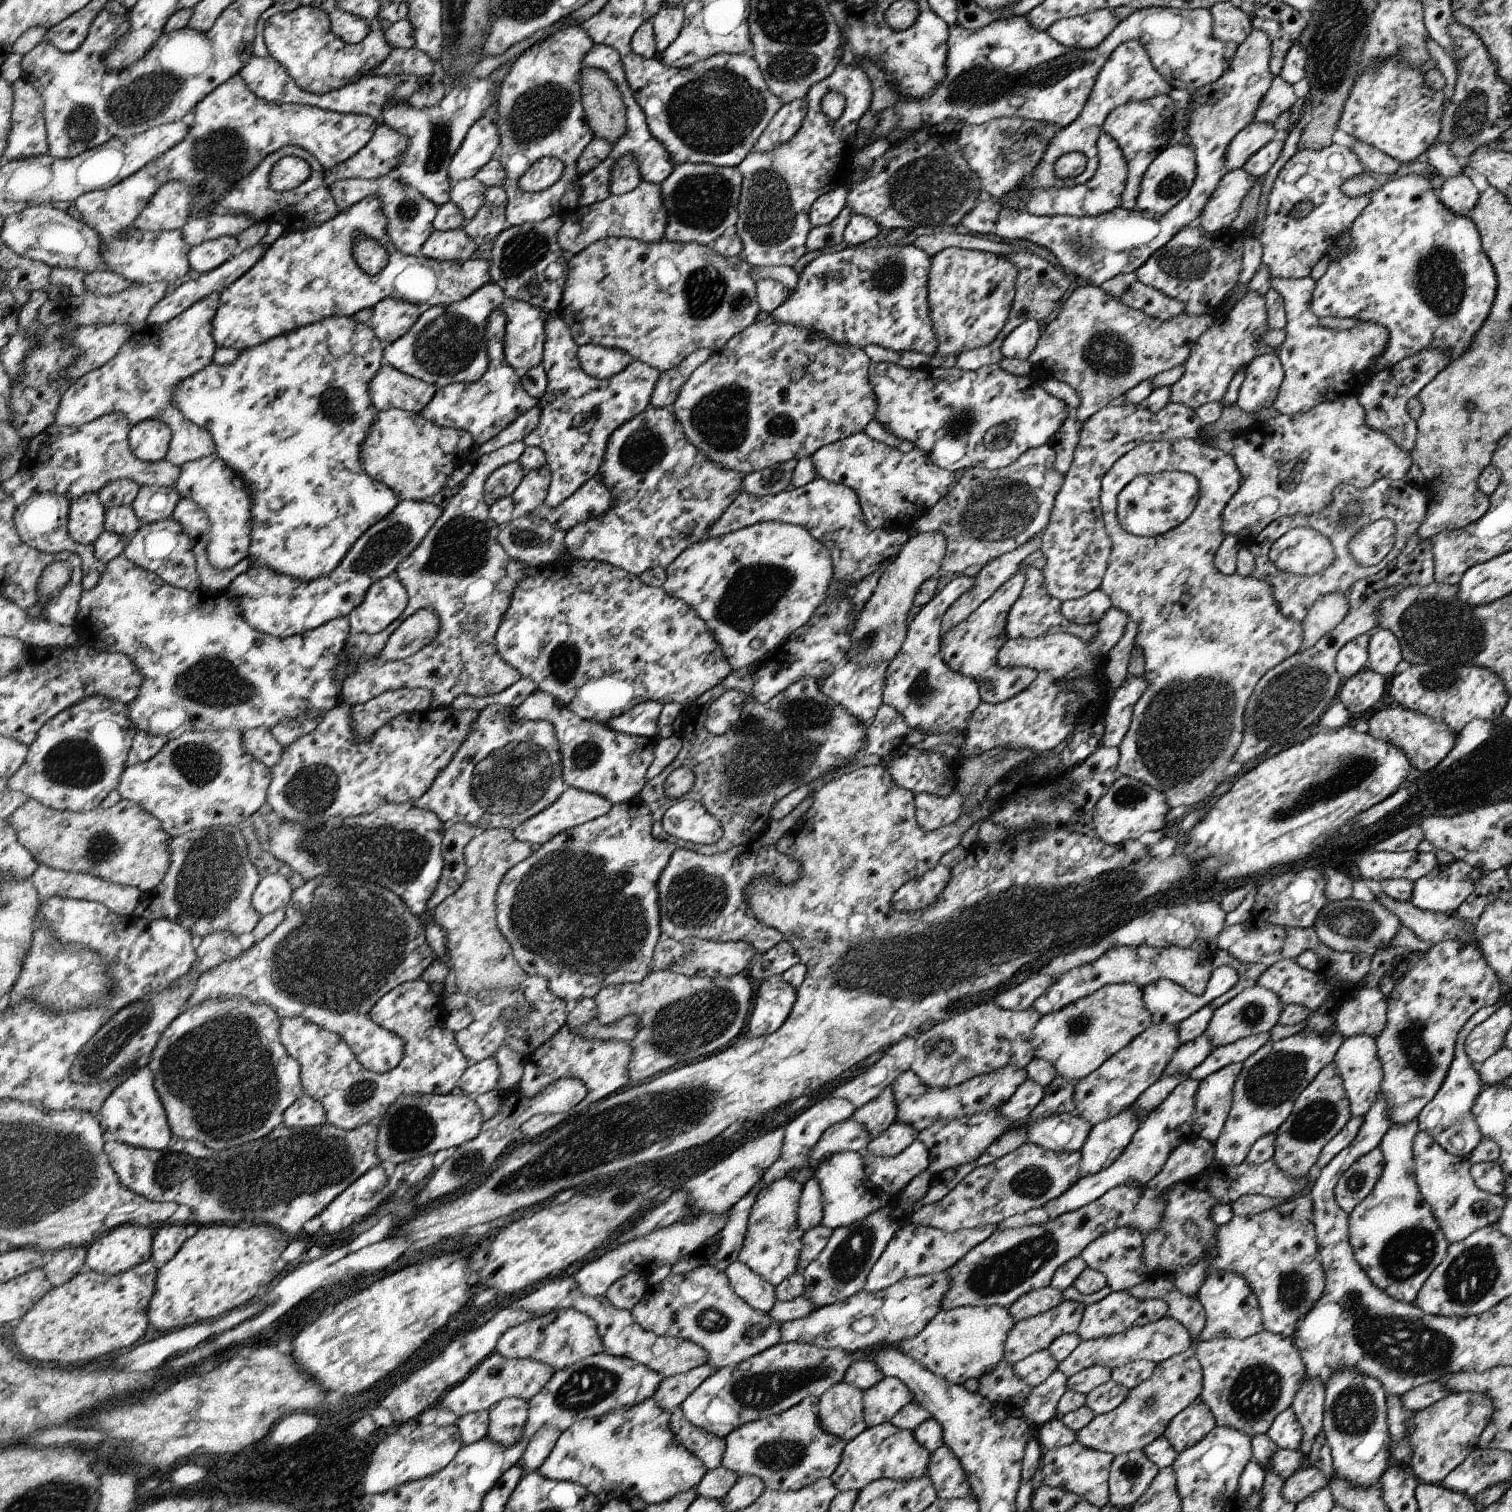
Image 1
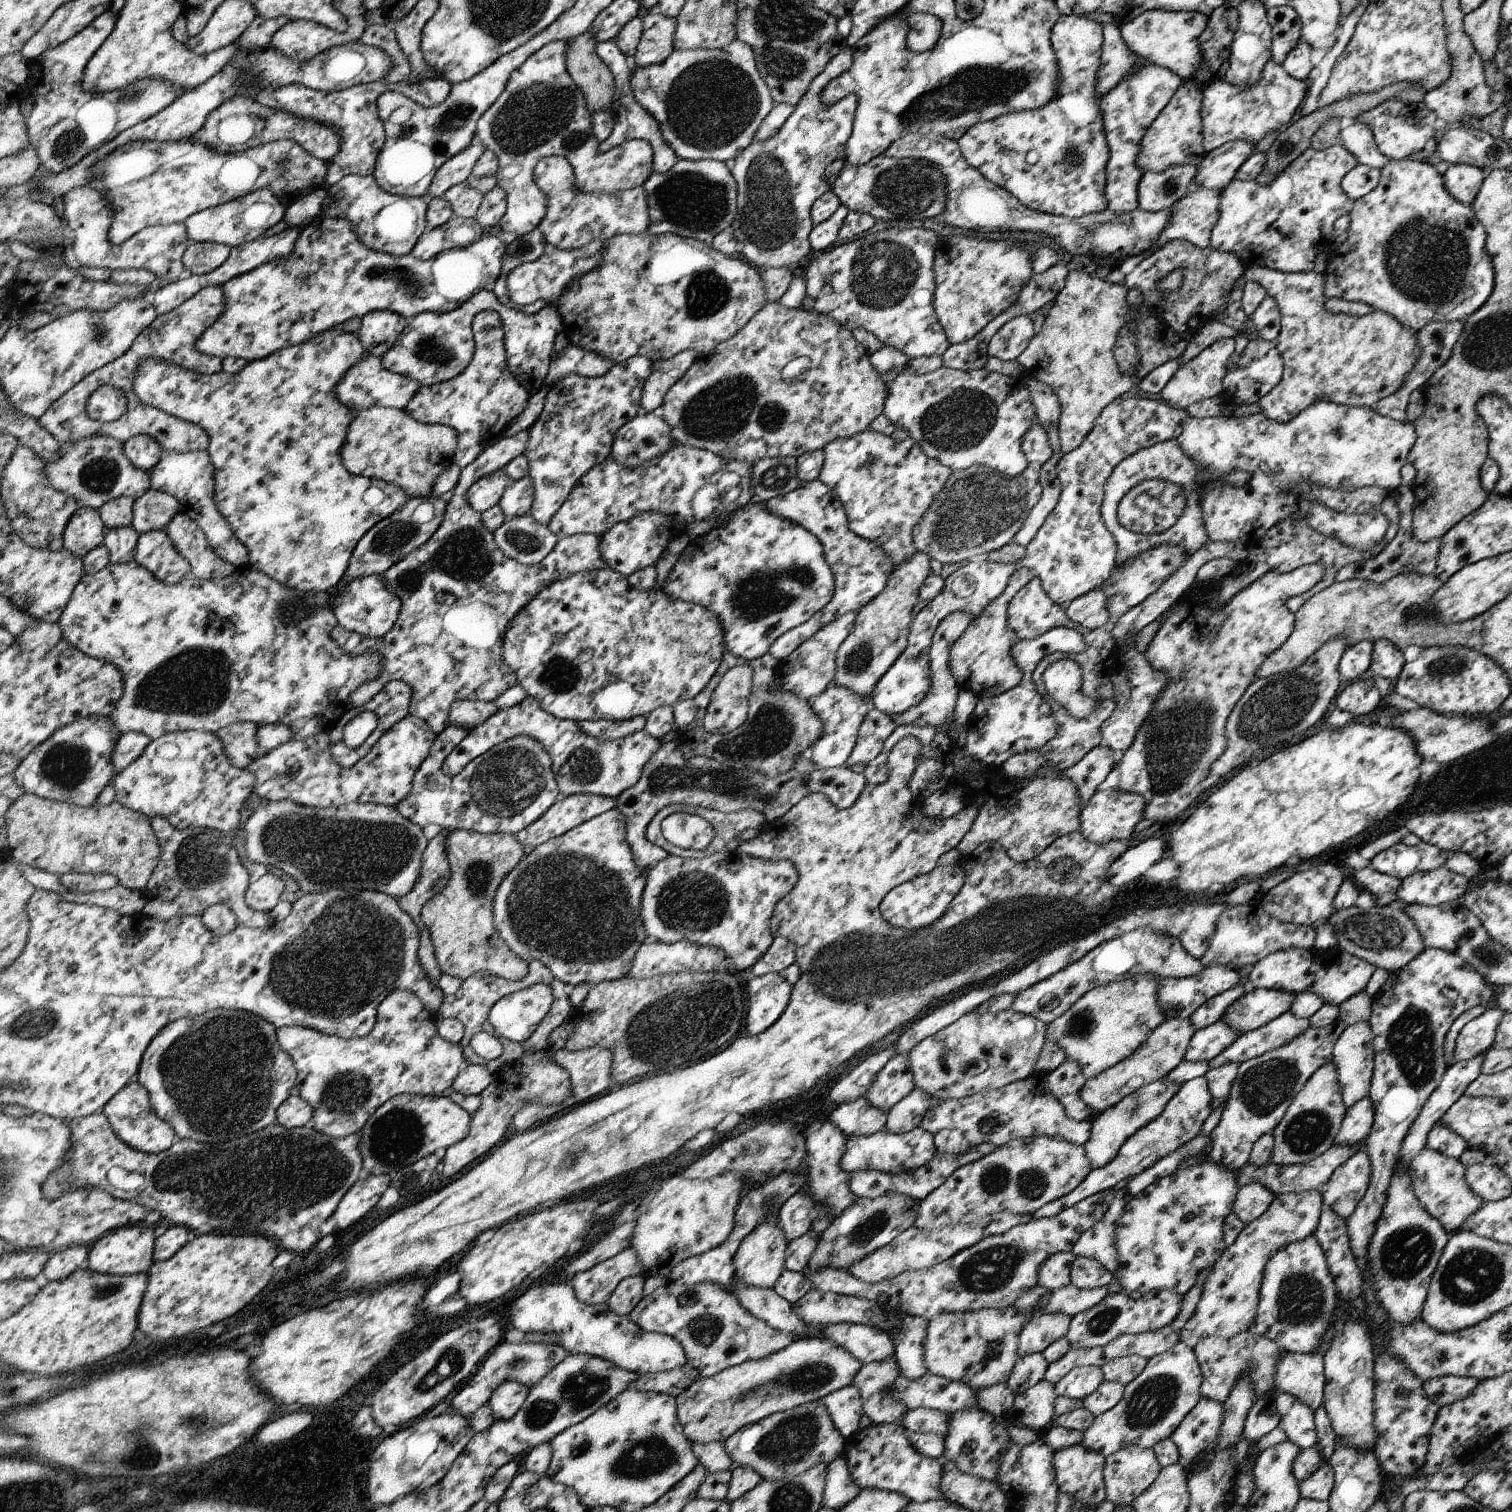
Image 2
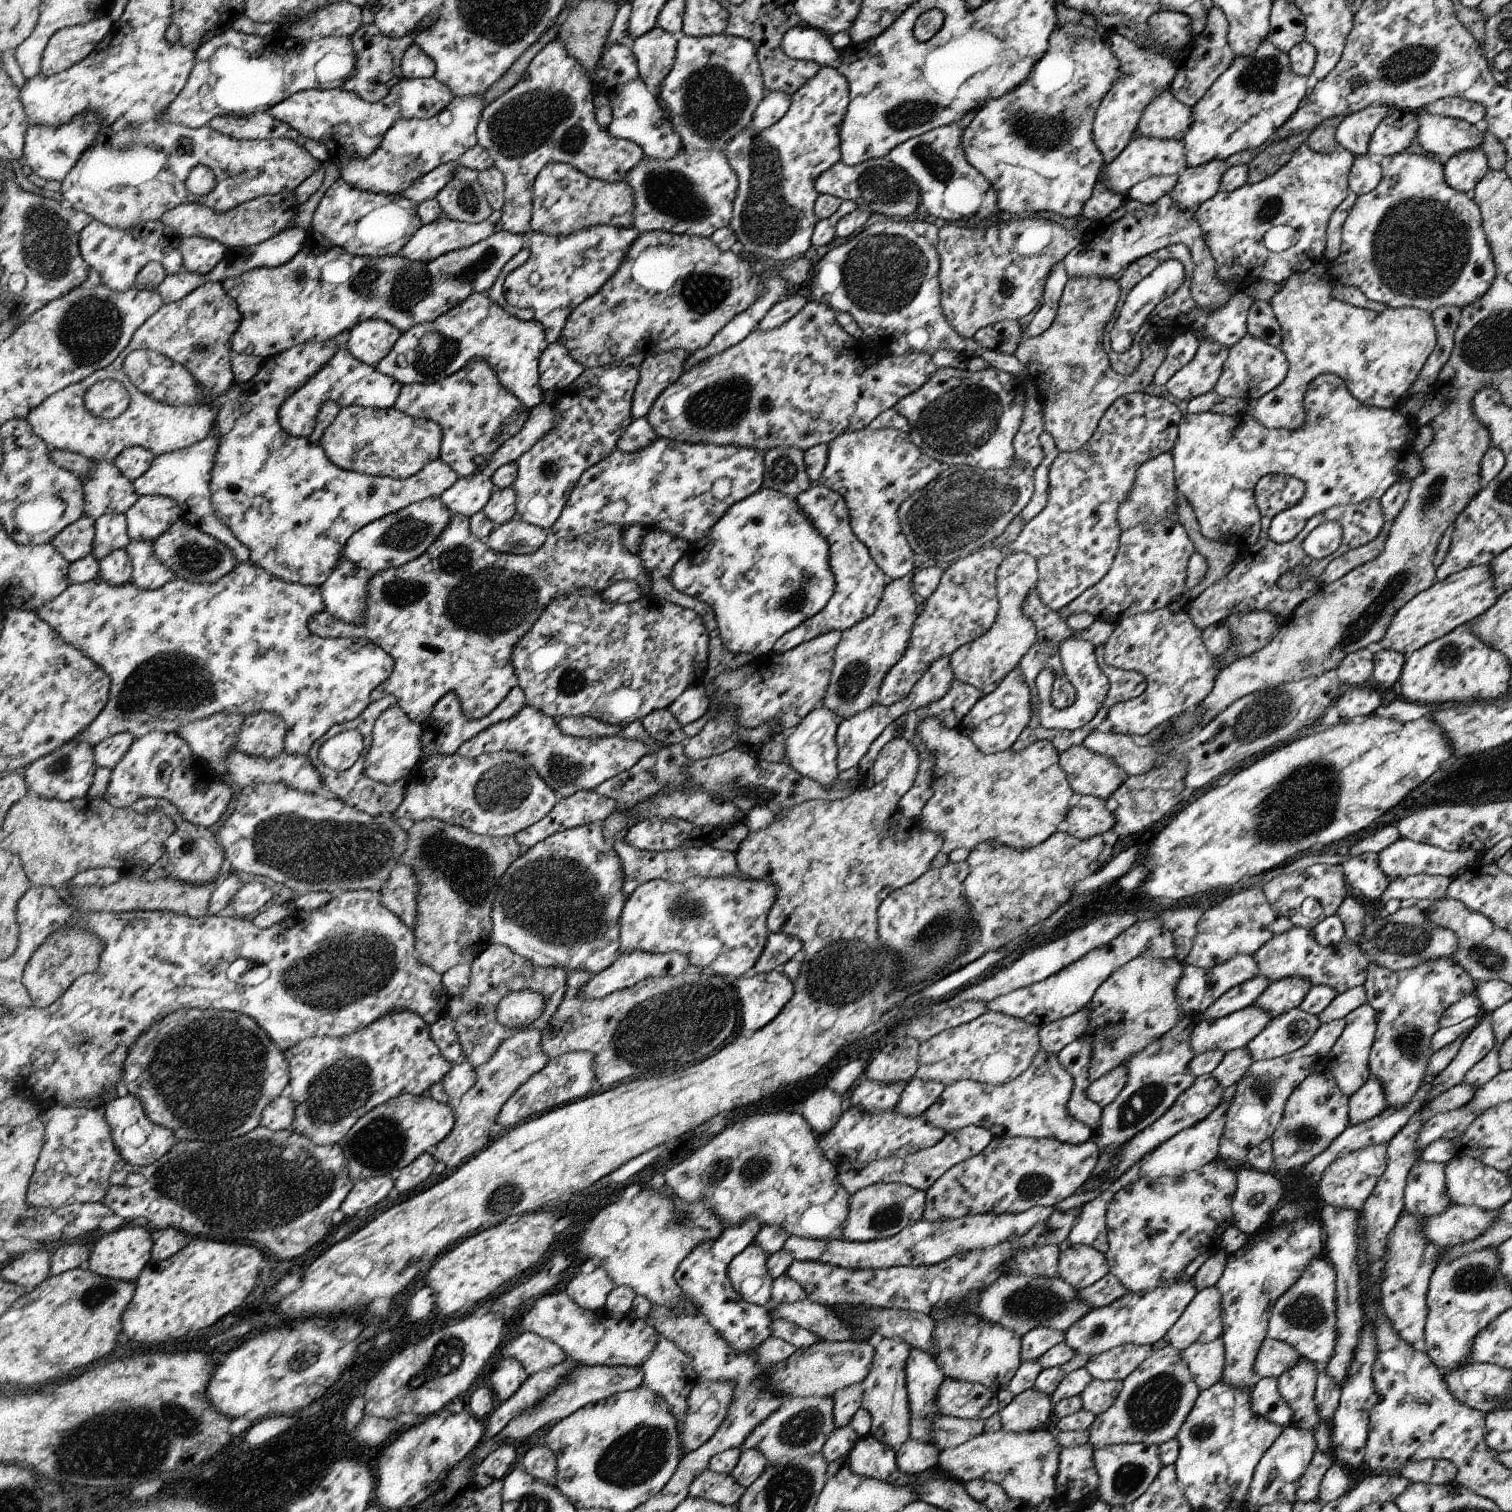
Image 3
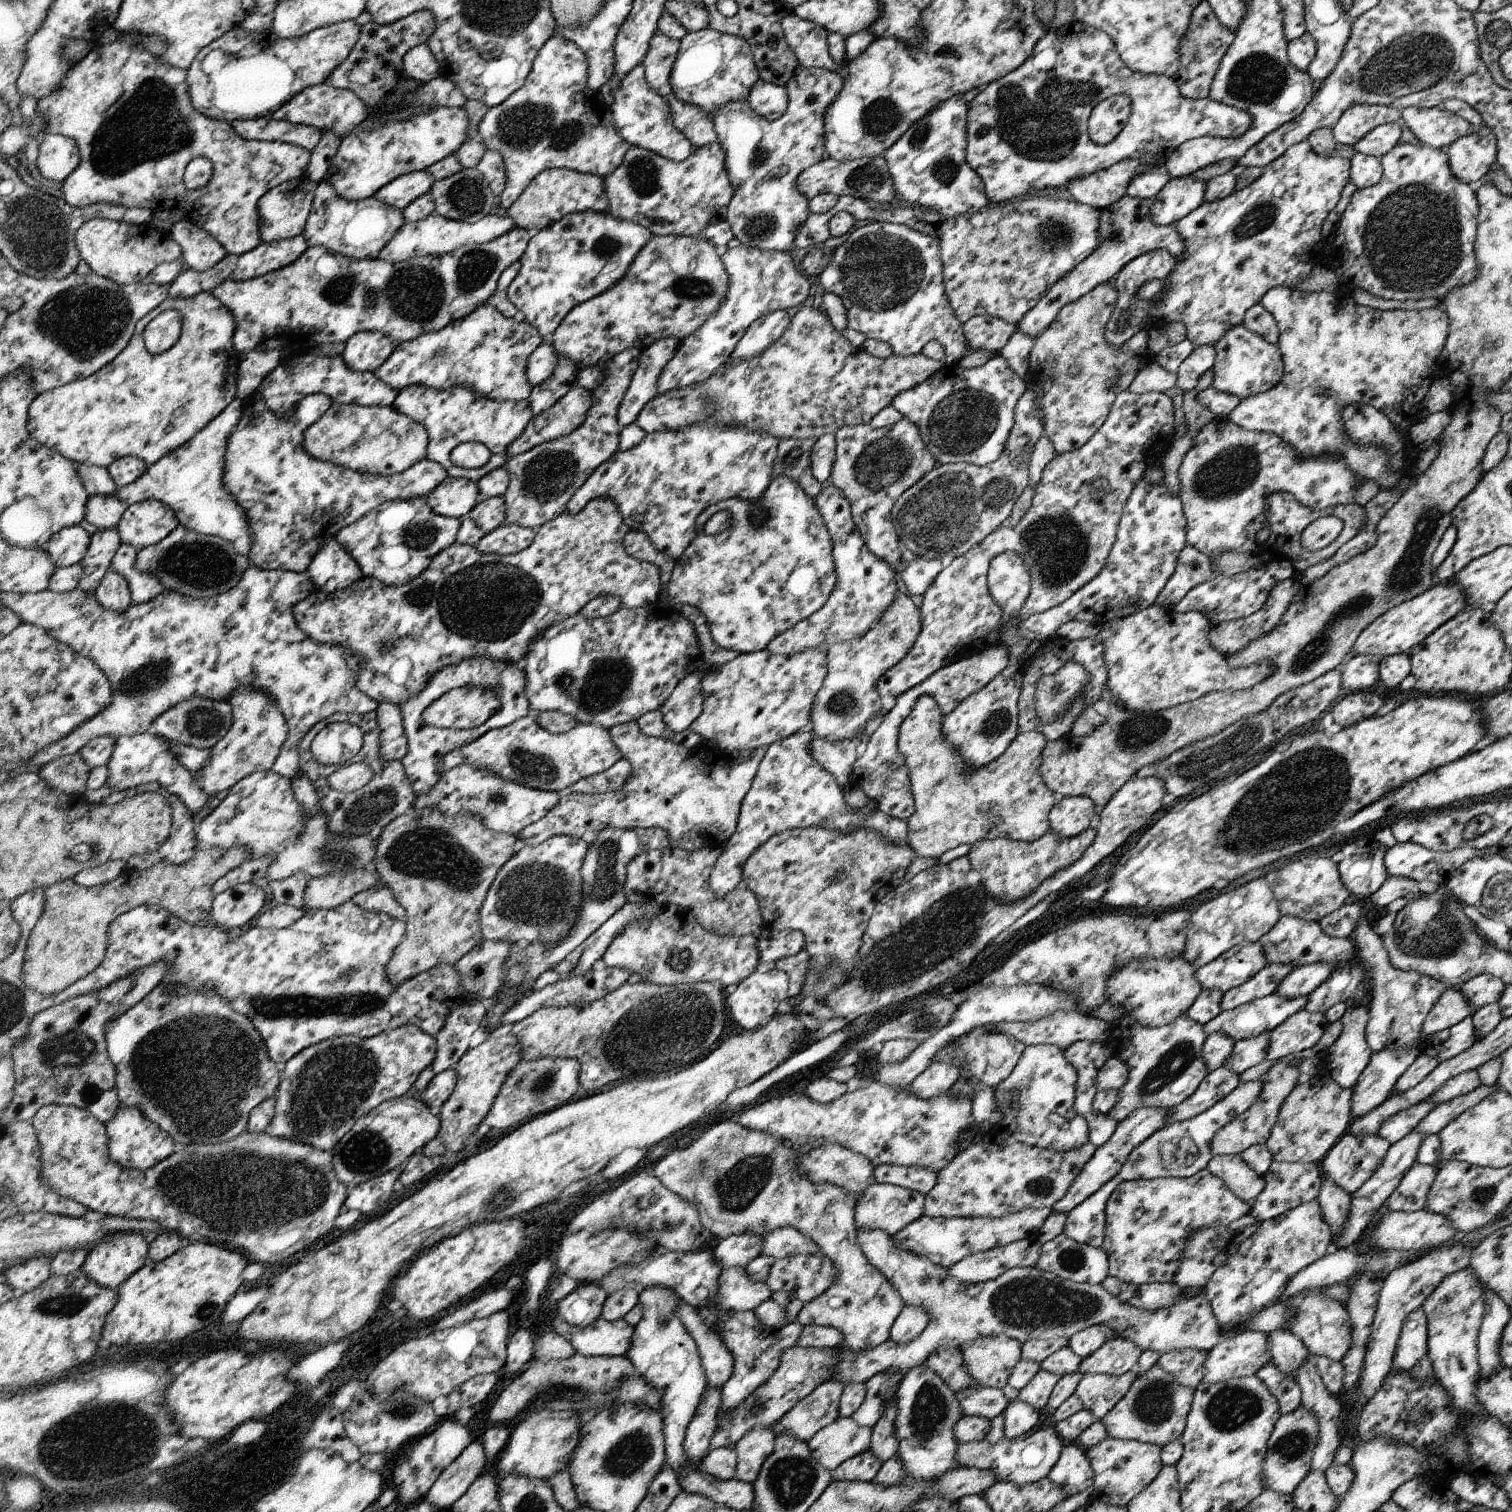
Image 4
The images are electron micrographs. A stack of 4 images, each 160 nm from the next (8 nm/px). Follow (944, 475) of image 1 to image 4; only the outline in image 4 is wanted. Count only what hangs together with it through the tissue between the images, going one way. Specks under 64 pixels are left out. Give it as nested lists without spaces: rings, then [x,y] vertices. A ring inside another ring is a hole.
[[[906,417],[881,429],[871,428],[870,424],[845,426],[837,430],[836,443],[830,480],[852,503],[853,521],[869,550],[897,569],[903,547],[893,523],[892,510],[902,494],[934,468],[936,459],[927,449],[918,426]]]

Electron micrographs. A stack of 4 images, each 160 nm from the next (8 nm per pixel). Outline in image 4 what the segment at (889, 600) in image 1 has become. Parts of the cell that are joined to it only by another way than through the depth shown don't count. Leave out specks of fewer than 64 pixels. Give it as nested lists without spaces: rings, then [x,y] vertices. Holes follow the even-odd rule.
[[[898,591],[892,606],[864,637],[829,646],[828,676],[813,702],[811,730],[814,736],[841,741],[864,733],[866,726],[878,718],[882,710],[877,685],[913,648],[922,629],[918,600]]]

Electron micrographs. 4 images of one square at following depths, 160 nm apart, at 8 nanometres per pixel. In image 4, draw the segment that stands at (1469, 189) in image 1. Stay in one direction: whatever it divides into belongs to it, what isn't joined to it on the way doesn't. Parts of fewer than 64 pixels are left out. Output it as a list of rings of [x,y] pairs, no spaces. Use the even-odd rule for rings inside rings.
[[[1482,124],[1478,131],[1471,129],[1470,134],[1452,143],[1447,155],[1452,174],[1459,181],[1482,180],[1497,160],[1497,138]]]

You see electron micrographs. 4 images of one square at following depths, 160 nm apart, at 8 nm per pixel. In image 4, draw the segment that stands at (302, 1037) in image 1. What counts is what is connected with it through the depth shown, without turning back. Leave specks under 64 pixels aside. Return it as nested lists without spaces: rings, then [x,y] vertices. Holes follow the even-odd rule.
[[[402,1025],[397,1029],[385,1030],[376,1037],[344,1035],[310,1045],[283,1065],[285,1077],[282,1078],[277,1093],[274,1093],[275,1115],[262,1133],[268,1133],[273,1138],[282,1137],[306,1143],[318,1150],[331,1151],[362,1116],[384,1101],[404,1096],[416,1082],[418,1074],[433,1065],[436,1056],[437,1039],[416,1025]]]

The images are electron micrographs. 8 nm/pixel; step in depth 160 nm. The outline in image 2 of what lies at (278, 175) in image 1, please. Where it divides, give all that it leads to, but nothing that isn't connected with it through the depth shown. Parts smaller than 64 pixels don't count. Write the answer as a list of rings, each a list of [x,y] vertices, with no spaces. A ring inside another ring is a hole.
[[[262,188],[237,200],[195,213],[186,220],[193,243],[216,242],[232,248],[264,237],[264,233],[285,219],[286,208],[268,188]]]

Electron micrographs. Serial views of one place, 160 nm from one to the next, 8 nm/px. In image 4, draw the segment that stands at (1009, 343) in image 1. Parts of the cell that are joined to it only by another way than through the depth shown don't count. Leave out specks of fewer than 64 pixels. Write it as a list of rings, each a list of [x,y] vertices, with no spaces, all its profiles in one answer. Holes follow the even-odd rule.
[[[978,315],[966,321],[965,335],[974,351],[990,350],[993,353],[1005,348],[1010,337],[1017,331],[1016,325],[992,315]]]

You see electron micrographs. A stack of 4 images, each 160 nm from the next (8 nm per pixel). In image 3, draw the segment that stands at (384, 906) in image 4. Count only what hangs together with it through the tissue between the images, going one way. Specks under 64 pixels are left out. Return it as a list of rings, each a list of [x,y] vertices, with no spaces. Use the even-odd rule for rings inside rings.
[[[399,865],[390,874],[389,882],[378,890],[381,902],[388,907],[394,915],[404,920],[410,929],[416,924],[416,896],[418,896],[418,880],[412,866]]]

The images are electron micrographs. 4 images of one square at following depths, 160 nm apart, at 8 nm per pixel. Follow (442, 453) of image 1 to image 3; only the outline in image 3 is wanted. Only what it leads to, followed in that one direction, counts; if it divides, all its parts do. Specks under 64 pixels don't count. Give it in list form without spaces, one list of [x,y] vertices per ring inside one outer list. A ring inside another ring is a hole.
[[[357,405],[342,407],[337,421],[325,429],[321,443],[334,464],[346,471],[406,479],[441,459],[444,432],[436,422],[416,419],[400,410]]]

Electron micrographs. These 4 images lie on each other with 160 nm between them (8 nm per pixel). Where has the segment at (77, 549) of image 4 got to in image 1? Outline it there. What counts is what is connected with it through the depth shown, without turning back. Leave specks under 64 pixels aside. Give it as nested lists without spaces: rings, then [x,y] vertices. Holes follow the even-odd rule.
[[[91,492],[72,500],[71,535],[78,542],[92,547],[107,530],[108,508],[99,494]]]

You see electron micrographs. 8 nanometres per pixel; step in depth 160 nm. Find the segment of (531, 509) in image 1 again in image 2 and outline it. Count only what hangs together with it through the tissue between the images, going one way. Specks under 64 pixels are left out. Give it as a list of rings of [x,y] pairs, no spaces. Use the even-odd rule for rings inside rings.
[[[528,476],[512,481],[506,486],[502,498],[498,502],[500,510],[504,512],[506,521],[515,517],[526,515],[533,507],[534,486],[533,480]]]

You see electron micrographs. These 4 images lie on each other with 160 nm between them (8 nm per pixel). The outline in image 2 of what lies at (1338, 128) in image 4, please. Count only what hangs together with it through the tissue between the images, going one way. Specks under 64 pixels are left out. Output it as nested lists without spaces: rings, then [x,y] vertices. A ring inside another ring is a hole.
[[[1356,120],[1352,126],[1342,130],[1340,136],[1340,144],[1356,158],[1359,164],[1380,170],[1388,164],[1388,158],[1376,145],[1370,126],[1366,126],[1364,122]]]

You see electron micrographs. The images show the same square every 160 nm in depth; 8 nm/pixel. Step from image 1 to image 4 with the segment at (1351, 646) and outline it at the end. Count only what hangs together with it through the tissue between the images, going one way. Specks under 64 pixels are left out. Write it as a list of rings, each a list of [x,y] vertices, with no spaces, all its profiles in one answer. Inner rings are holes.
[[[1354,655],[1343,664],[1341,688],[1358,692],[1372,688],[1379,680],[1380,658],[1374,655]]]

